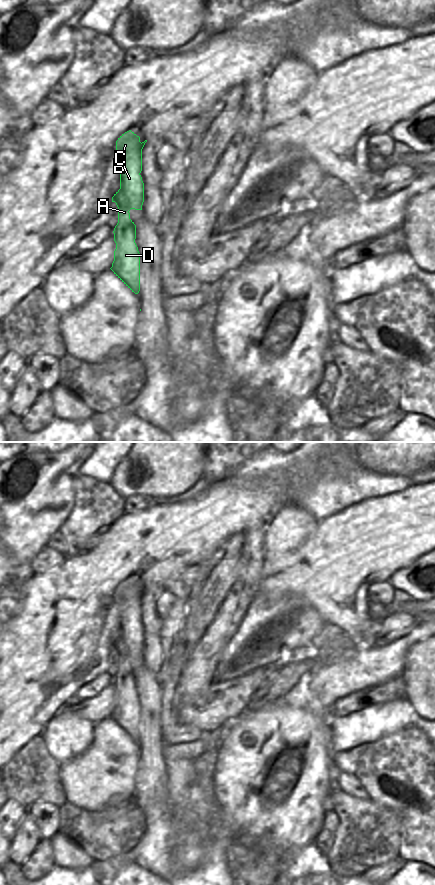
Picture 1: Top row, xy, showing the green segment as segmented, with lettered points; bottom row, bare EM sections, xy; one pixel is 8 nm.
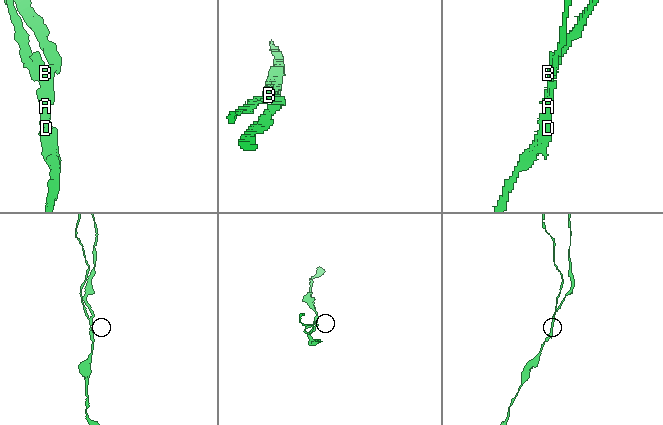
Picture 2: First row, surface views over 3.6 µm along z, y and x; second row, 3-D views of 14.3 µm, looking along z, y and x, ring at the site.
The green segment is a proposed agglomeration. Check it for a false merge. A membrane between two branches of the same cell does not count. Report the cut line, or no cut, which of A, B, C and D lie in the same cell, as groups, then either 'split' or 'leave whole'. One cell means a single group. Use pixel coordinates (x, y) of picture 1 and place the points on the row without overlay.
cut xy (120, 635), (132, 643), (137, 641), (142, 650); groups A D / B C; split

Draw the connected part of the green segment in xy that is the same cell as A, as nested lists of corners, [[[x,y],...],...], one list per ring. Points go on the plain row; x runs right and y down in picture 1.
[[[121,636],[112,645],[118,655],[118,671],[114,676],[114,709],[110,716],[135,742],[140,739],[140,701],[135,691],[136,673],[130,667],[131,657],[142,658],[140,643],[127,642]]]

